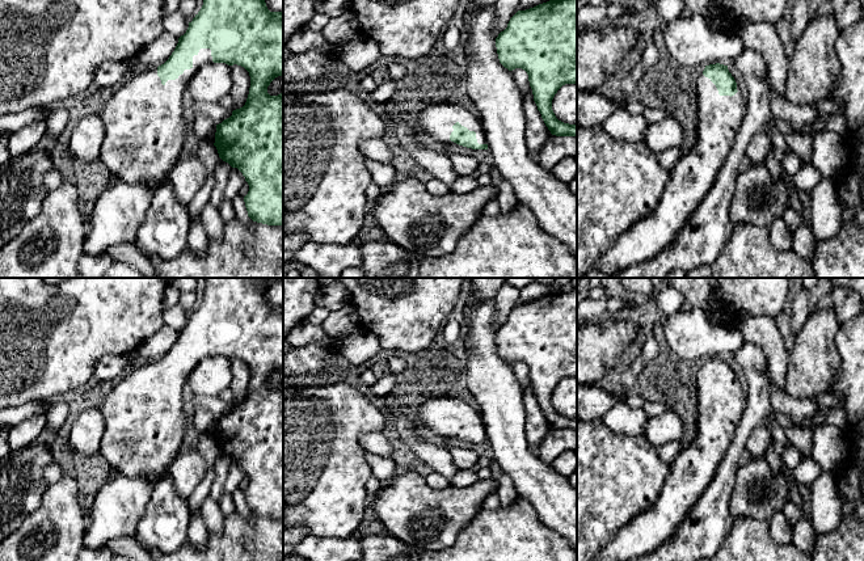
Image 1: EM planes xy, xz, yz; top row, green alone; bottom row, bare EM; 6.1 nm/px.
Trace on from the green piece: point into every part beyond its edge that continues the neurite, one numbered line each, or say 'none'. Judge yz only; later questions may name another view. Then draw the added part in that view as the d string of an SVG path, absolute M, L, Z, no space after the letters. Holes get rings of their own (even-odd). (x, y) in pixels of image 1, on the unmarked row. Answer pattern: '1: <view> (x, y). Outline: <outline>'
1: yz (720, 410). Outline: M703 367L697 374L697 427L694 440L670 465L656 503L620 528L598 552L595 561L631 561L669 541L711 485L733 442L746 406L746 392L737 379L734 389L720 389Z

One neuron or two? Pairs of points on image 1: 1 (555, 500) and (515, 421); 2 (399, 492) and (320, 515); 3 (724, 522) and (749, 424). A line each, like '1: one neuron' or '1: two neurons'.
1: one neuron
2: two neurons
3: one neuron

